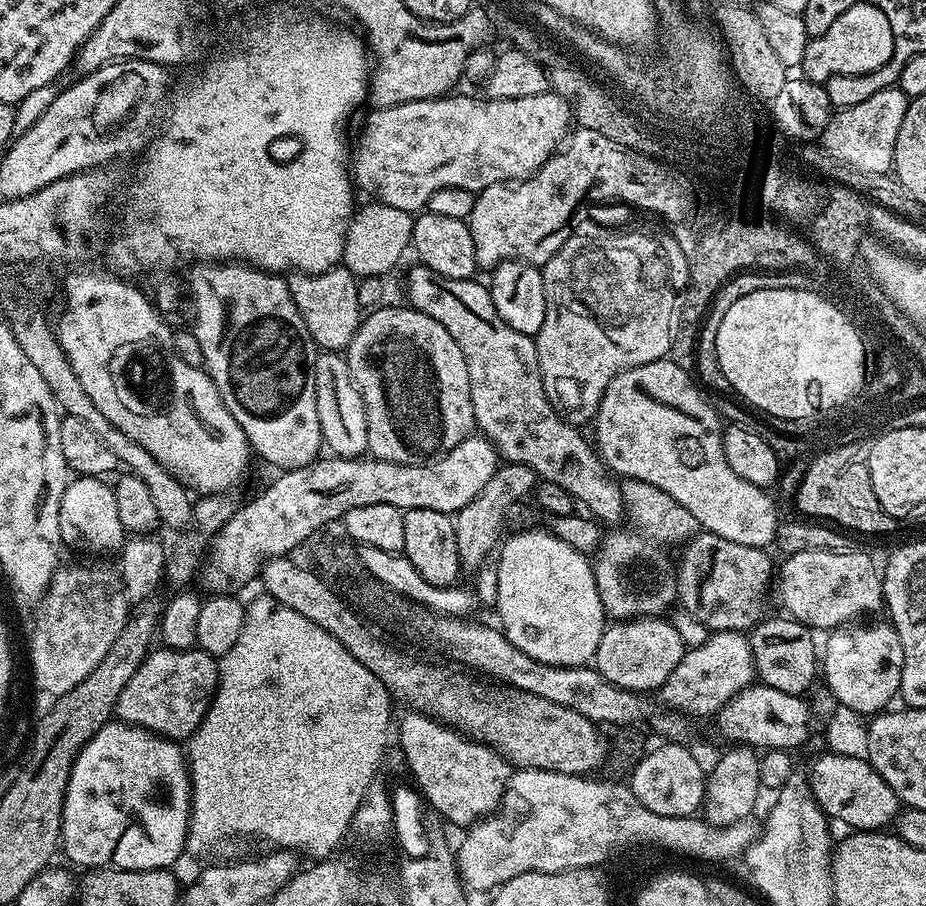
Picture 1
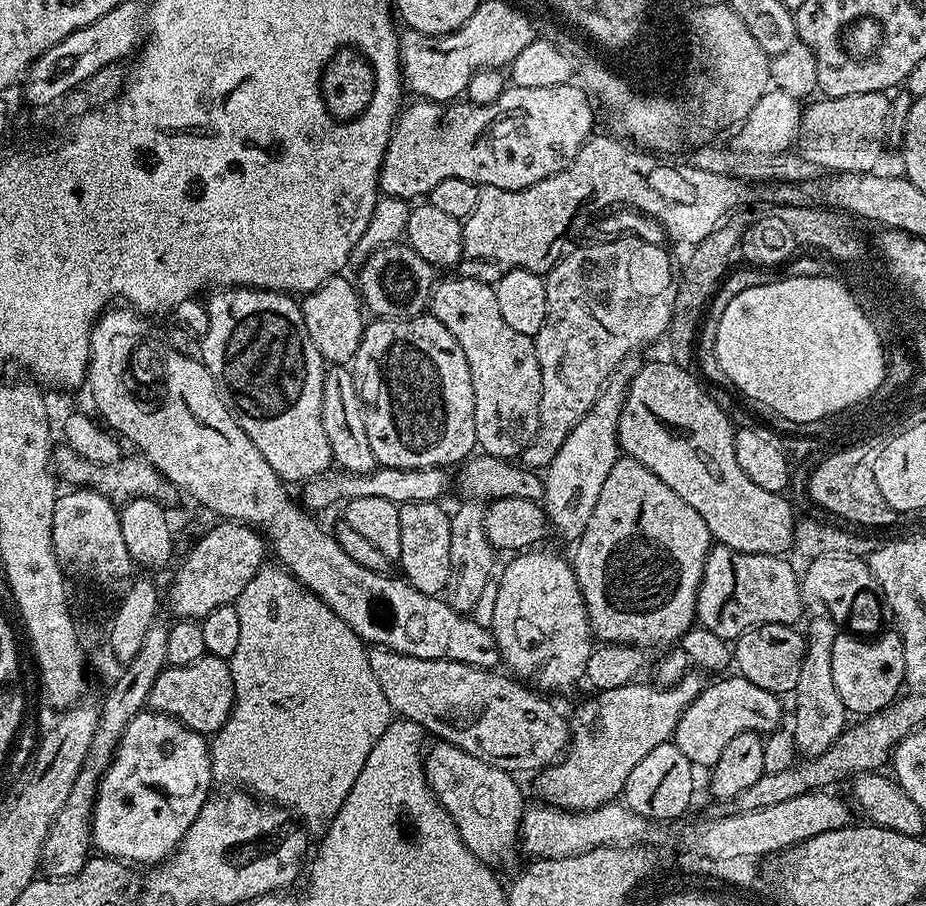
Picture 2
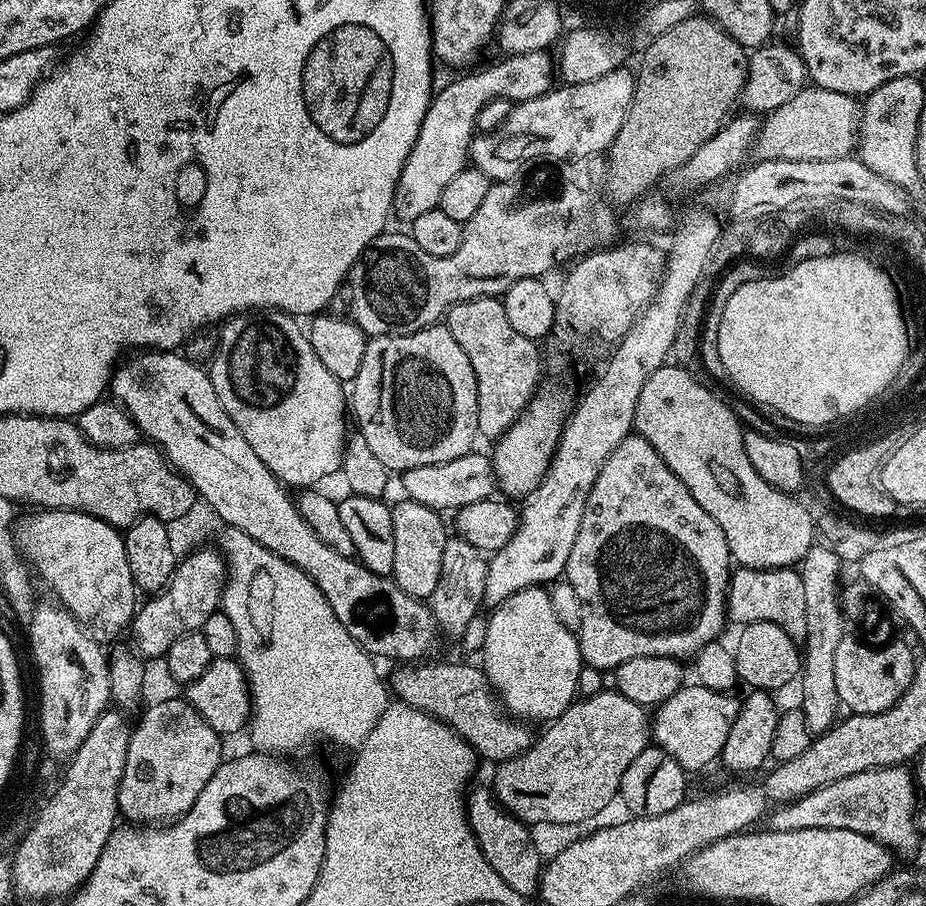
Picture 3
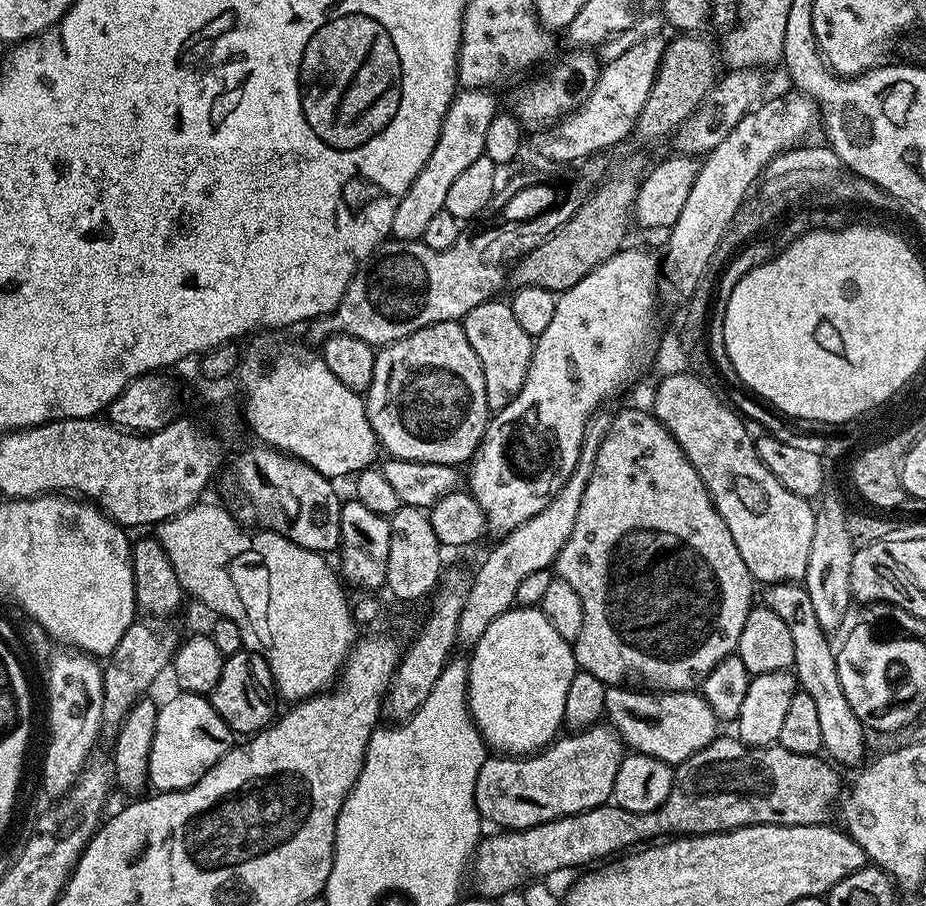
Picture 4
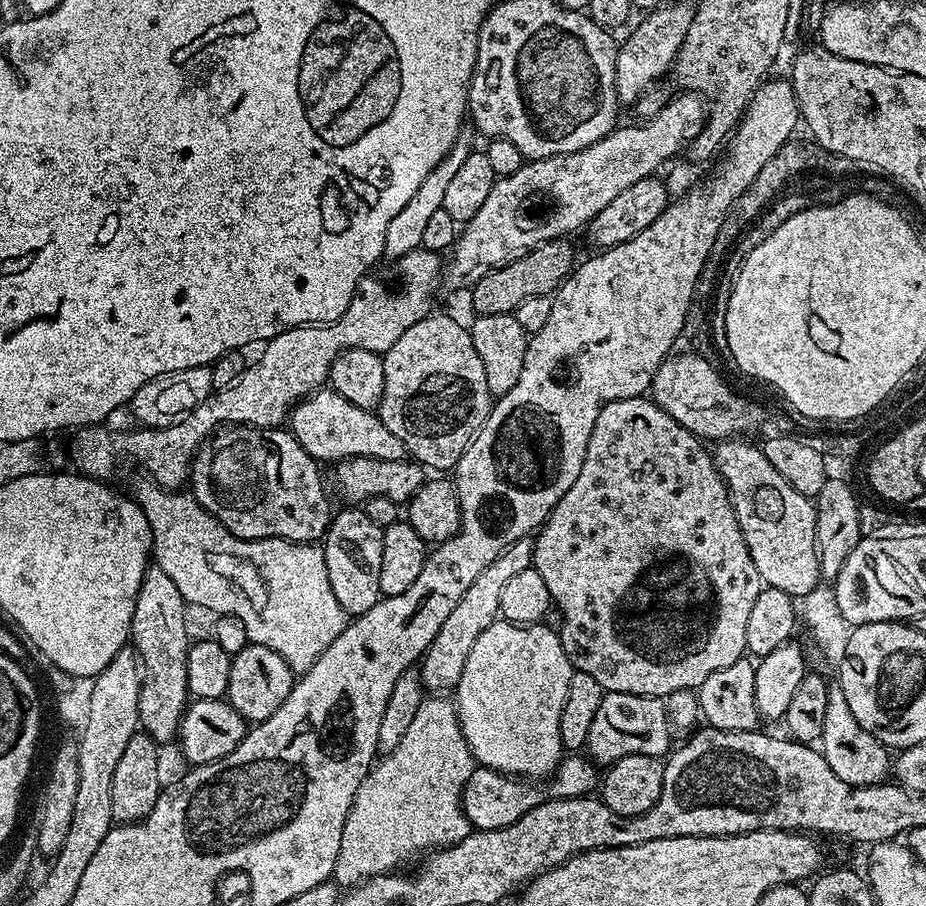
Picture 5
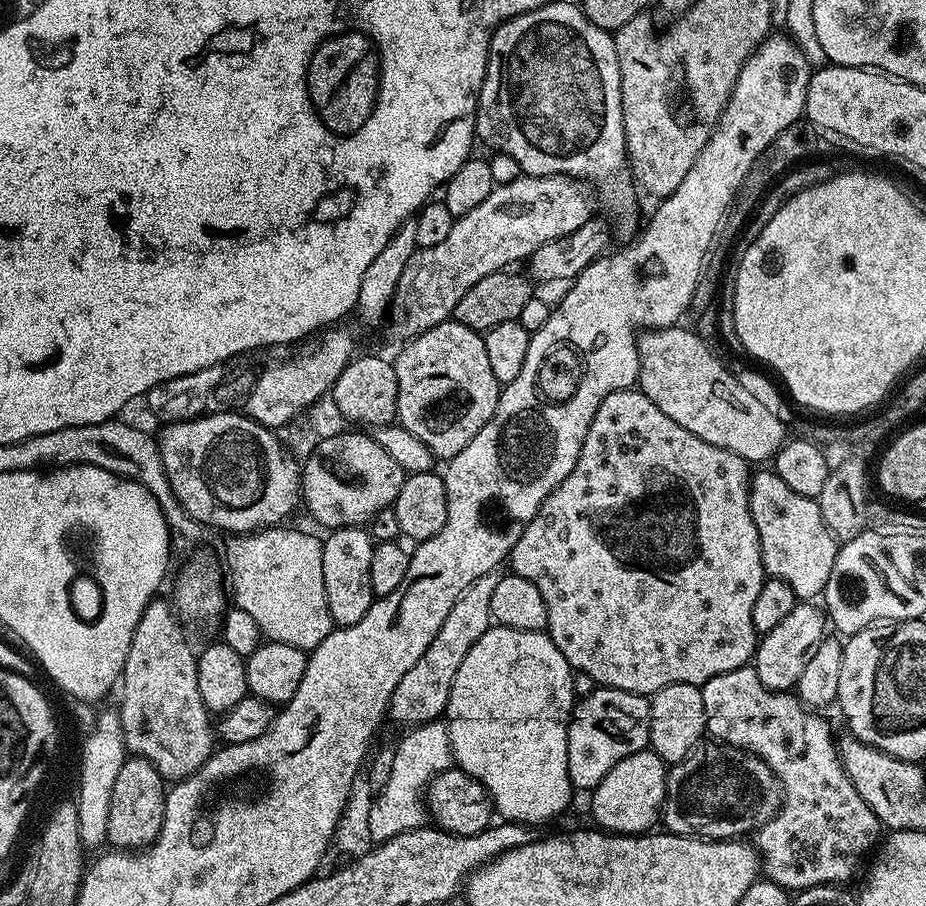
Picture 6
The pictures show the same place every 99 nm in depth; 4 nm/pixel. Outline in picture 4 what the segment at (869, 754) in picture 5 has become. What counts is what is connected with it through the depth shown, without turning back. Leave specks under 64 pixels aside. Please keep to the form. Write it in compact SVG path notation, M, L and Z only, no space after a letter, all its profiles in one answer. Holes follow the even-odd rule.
M800 582L770 584L763 591L763 607L778 614L778 618L782 618L786 626L790 626L790 639L794 642L794 658L796 659L794 675L799 691L810 694L810 698L814 698L814 707L818 713L820 729L822 729L823 751L829 752L827 755L837 765L856 763L859 765L865 759L863 756L866 729L854 714L854 710L850 710L850 702L846 702L846 694L842 694L842 682L838 682L836 654L830 648L829 635L819 625L814 615L810 595Z

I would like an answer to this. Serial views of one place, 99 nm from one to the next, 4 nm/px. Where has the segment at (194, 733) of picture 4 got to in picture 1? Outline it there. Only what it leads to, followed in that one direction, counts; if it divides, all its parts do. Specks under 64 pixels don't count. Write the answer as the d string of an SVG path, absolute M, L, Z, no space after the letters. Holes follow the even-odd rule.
M109 722L97 730L86 746L82 746L70 770L60 823L62 852L83 870L171 869L180 851L185 851L191 812L192 782L188 775L185 749L175 740L156 736L144 728L135 728L133 724Z

